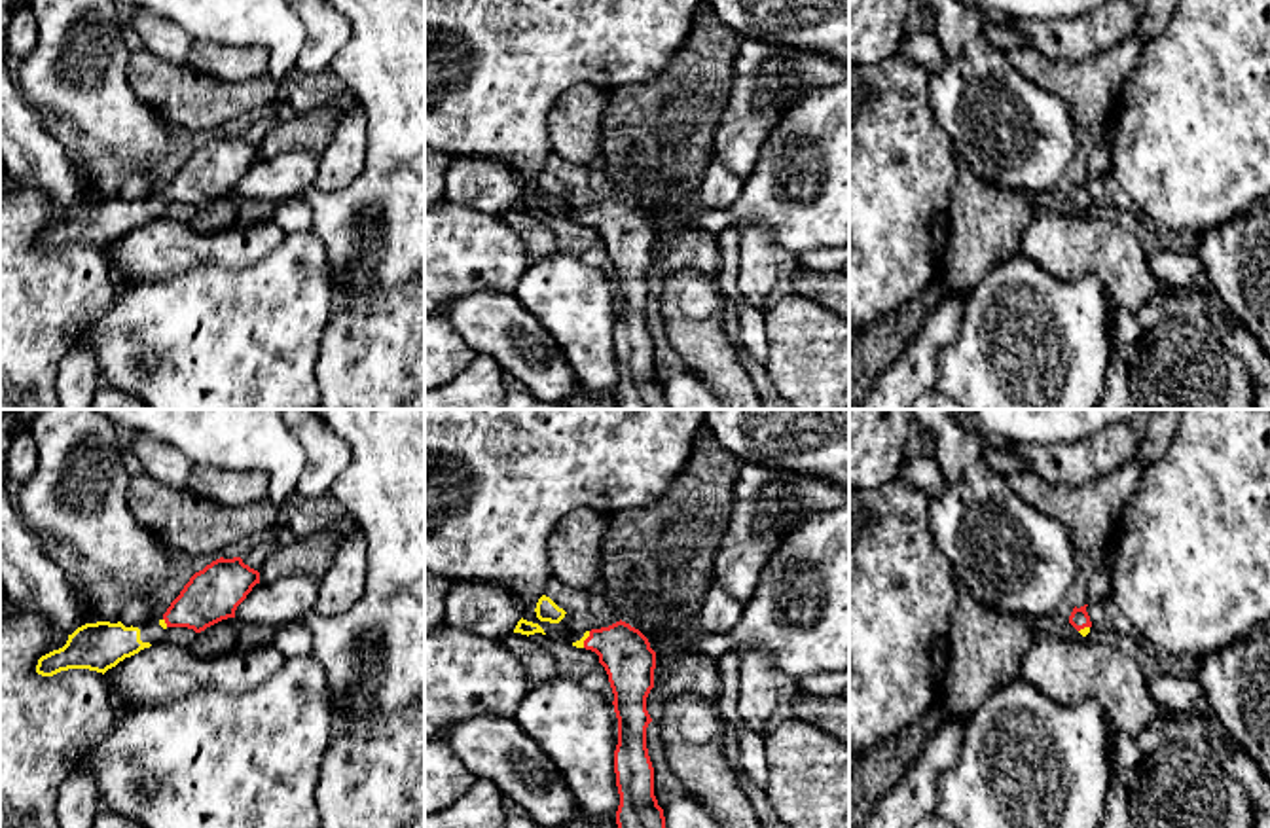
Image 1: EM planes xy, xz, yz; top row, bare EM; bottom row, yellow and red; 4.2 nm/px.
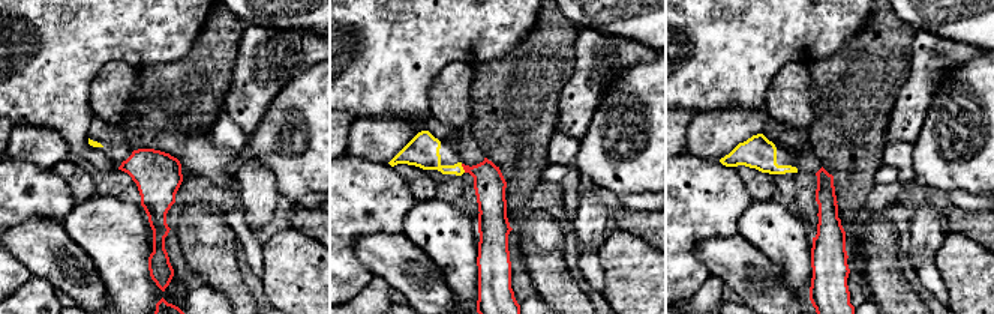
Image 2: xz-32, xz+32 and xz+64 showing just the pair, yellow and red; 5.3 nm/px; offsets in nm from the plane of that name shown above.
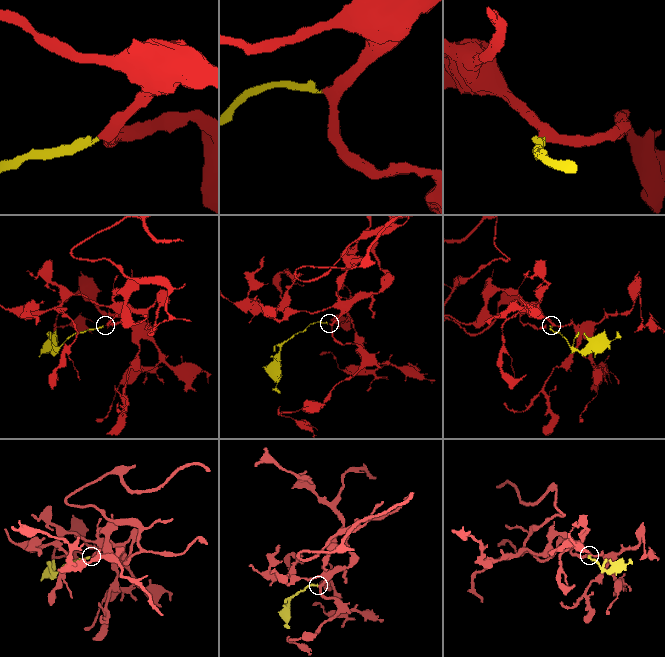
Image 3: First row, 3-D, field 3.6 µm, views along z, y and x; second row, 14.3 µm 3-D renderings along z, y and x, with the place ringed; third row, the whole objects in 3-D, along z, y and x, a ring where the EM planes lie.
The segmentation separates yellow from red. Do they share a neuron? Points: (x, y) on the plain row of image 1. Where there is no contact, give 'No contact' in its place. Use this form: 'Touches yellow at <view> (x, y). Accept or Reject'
Touches yellow at xz (586, 213). Accept

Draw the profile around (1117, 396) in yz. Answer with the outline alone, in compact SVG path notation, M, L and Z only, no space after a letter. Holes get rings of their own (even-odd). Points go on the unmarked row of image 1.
M1105 288L1105 294L1109 297L1107 322L1111 328L1111 335L1115 339L1115 352L1111 356L1111 364L1107 369L1107 390L1098 409L1135 409L1134 400L1132 400L1132 390L1130 390L1126 352L1115 333L1115 305L1116 303L1113 301L1107 288Z

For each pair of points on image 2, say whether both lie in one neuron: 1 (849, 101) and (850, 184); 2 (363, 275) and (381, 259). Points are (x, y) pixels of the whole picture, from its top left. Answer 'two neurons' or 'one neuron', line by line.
1: one neuron
2: two neurons

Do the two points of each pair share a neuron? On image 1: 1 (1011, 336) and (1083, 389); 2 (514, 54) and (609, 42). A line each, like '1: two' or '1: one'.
1: one
2: one

